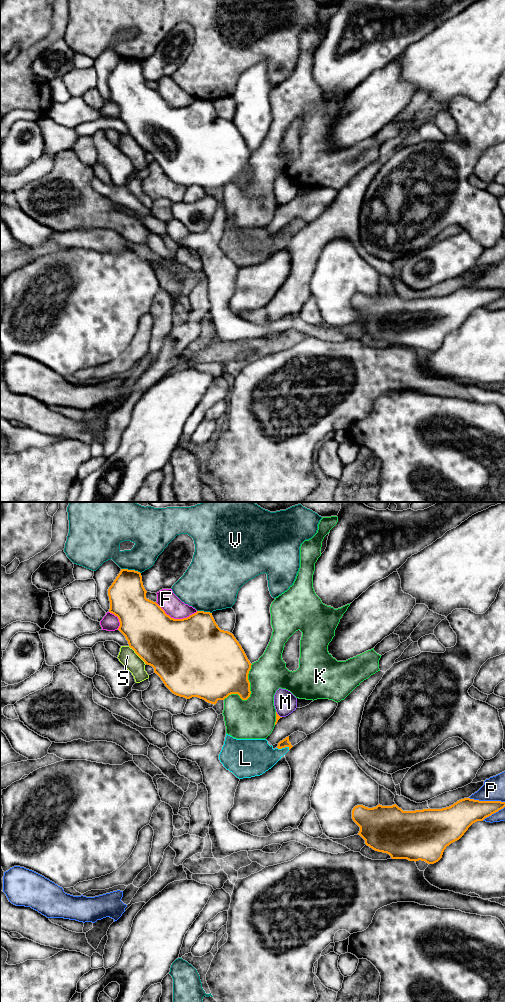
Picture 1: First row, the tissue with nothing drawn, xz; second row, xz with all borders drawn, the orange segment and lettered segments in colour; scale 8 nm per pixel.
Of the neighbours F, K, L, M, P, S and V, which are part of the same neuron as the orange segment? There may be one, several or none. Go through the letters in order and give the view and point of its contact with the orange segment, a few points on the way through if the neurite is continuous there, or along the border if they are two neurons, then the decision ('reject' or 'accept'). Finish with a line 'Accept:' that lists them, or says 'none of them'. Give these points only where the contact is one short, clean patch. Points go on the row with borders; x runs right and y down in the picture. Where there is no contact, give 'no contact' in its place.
F: xz (176, 619) | reject
K: xz (250, 693) | reject
L: xz (283, 747) | reject
M: xz (277, 714) | reject
P: xz (487, 801) | reject
S: xz (137, 654) | reject
V: xz (131, 570) | reject
Accept: none of them

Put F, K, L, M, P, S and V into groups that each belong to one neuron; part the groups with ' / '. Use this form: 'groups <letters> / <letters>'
groups F / K / L / M / P / S / V

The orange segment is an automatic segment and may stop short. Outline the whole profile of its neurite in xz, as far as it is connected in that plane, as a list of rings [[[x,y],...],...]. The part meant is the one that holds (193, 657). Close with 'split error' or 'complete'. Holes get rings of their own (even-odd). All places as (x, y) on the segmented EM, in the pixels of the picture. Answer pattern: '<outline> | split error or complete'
[[[121,569],[108,589],[109,612],[118,617],[118,630],[125,636],[129,647],[145,664],[154,668],[154,673],[165,686],[177,696],[186,699],[198,697],[214,705],[231,694],[238,694],[242,700],[247,700],[251,694],[248,674],[252,664],[234,635],[221,630],[210,612],[197,611],[187,618],[171,618],[156,602],[147,599],[146,593],[140,572]]] | complete

